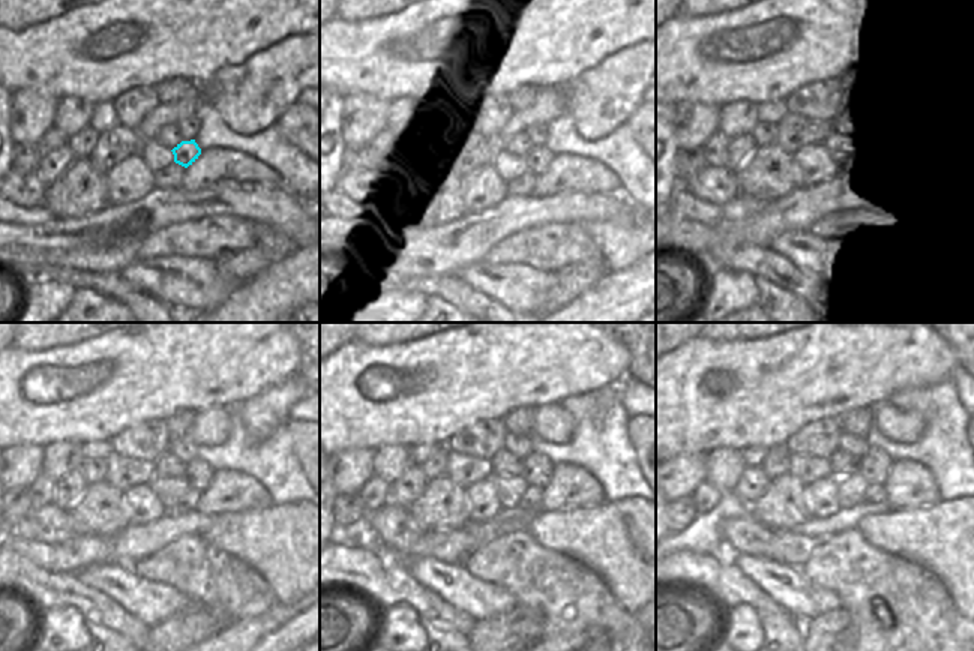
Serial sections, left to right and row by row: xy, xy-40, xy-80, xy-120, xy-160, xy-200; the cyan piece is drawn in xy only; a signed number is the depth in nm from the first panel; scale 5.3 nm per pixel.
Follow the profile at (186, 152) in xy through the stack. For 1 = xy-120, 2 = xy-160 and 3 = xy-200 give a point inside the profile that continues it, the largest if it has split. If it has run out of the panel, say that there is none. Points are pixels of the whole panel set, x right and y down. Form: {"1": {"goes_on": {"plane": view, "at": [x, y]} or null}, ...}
{"1": {"goes_on": {"plane": "xy-120", "at": [198, 474]}}, "2": {"goes_on": {"plane": "xy-160", "at": [536, 468]}}, "3": {"goes_on": {"plane": "xy-200", "at": [874, 465]}}}

